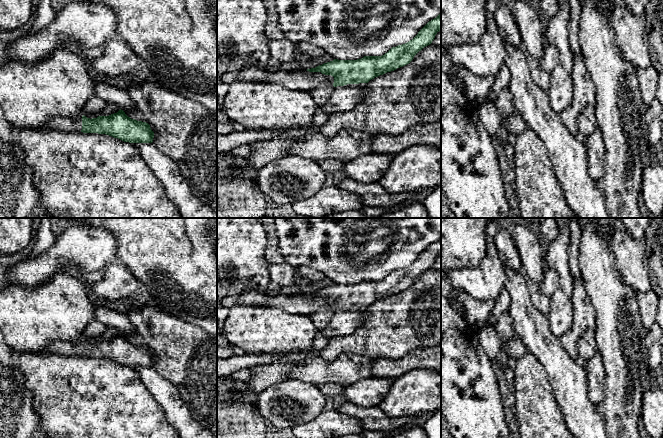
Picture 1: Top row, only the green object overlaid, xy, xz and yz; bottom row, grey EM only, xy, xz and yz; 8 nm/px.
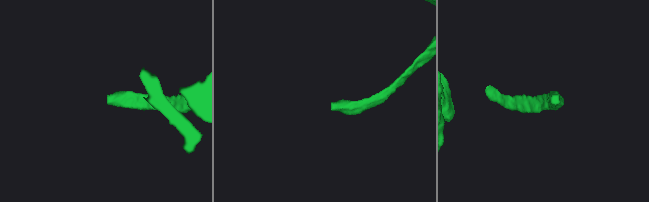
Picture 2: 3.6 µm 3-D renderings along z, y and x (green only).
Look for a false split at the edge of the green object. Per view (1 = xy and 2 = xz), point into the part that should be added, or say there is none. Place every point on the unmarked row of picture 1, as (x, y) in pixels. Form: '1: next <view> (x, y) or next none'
1: next xy (59, 348)
2: next none

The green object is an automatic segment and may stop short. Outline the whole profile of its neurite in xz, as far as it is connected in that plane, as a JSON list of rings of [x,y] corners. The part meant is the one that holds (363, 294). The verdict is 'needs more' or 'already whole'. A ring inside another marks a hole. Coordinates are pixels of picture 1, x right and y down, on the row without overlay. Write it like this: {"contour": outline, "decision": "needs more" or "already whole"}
{"contour": [[[441,237],[429,245],[412,264],[392,271],[382,280],[364,280],[357,284],[334,283],[307,295],[333,300],[334,311],[368,307],[375,301],[409,288],[419,275],[432,267],[440,254]]], "decision": "already whole"}

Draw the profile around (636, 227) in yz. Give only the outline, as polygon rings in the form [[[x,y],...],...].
[[[620,218],[620,224],[635,239],[643,239],[652,218]]]

